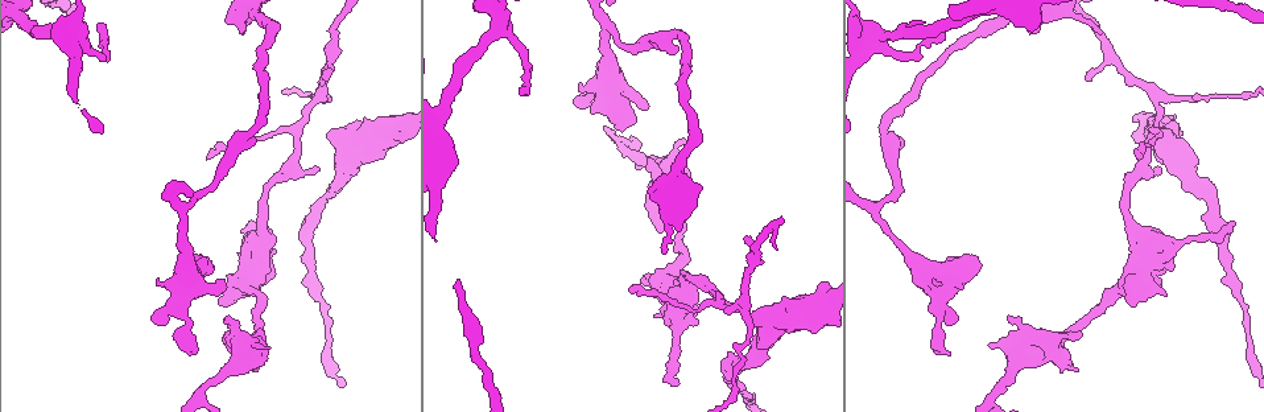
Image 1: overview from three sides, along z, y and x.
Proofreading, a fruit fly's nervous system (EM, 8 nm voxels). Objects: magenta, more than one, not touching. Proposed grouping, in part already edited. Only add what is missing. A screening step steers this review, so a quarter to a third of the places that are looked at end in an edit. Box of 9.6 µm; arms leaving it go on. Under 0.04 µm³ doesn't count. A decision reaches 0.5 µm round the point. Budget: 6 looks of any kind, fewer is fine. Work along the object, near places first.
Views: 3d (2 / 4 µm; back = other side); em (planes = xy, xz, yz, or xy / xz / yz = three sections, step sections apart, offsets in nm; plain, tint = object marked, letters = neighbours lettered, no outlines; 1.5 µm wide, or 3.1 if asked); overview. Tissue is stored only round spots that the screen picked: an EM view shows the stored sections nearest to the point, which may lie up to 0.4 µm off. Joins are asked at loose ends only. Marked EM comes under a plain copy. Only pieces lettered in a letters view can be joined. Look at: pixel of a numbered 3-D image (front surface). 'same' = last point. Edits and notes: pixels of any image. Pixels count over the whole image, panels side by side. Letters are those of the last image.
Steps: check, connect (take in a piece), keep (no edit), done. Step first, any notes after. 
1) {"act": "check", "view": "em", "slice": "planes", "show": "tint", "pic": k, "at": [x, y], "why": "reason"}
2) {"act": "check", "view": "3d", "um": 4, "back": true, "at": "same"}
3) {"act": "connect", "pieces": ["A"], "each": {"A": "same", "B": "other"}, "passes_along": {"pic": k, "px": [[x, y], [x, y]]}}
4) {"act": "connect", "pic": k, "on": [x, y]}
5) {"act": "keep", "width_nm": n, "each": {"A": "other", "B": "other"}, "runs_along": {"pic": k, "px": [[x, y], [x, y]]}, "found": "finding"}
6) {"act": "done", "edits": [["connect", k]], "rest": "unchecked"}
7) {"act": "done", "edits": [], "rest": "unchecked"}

{"act": "check", "view": "em", "slice": "planes", "show": "letters", "pic": 1, "at": [1076, 368], "why": "branch stops here"}

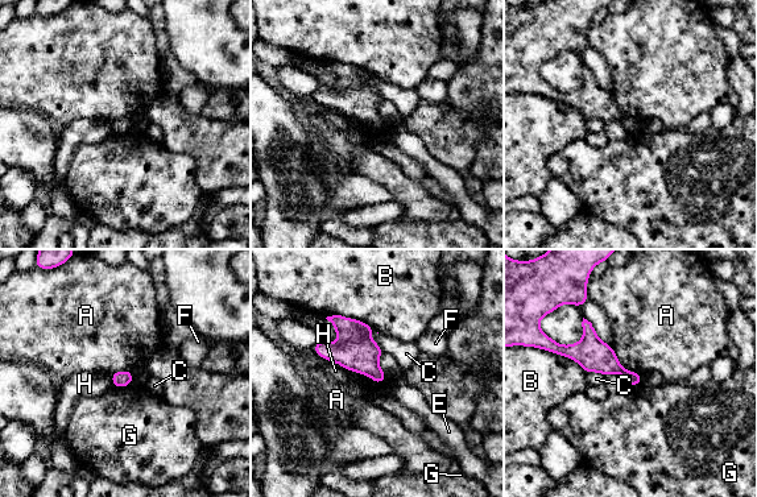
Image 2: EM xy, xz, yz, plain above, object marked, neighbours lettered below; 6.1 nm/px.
{"act": "keep", "each": {"A": "other", "B": "other", "C": "other", "E": "other", "F": "other", "G": "other", "H": "other"}, "runs_along": {"pic": 2, "px": [[557, 348], [590, 352], [637, 379]]}, "found": "none of them fits"}

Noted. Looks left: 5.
{"act": "check", "view": "3d", "um": 2, "back": true, "pic": 1, "at": [188, 354], "why": "free end"}

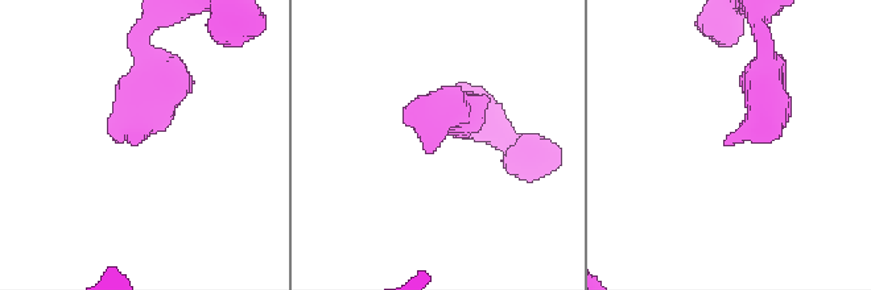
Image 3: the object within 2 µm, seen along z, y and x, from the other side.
{"act": "check", "view": "em", "slice": "planes", "show": "letters", "pic": 3, "at": [729, 145], "why": "now the EM"}

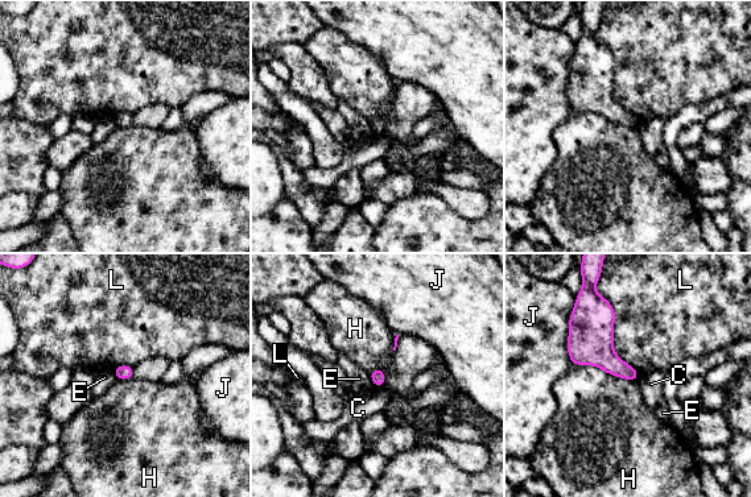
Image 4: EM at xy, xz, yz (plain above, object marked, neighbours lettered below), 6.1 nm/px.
{"act": "keep", "each": {"C": "other", "E": "other", "H": "other", "J": "other", "L": "other"}, "found": "none of them fits"}

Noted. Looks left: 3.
{"act": "check", "view": "em", "slice": "planes", "show": "letters", "pic": 1, "at": [661, 181], "why": "free end"}

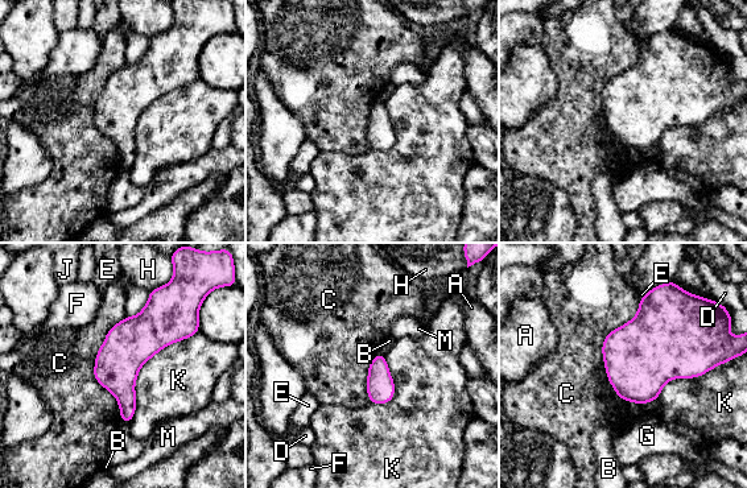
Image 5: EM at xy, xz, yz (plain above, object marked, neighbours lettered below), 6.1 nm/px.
{"act": "keep", "width_nm": 300, "each": {"A": "other", "B": "other", "C": "other", "D": "other", "E": "other", "F": "other", "G": "other", "H": "other", "J": "other", "K": "other", "M": "other"}, "runs_along": {"pic": 5, "px": [[160, 298], [126, 352], [124, 418]]}, "found": "none of them fits"}

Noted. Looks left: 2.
{"act": "done", "edits": [], "rest": "unchecked"}

